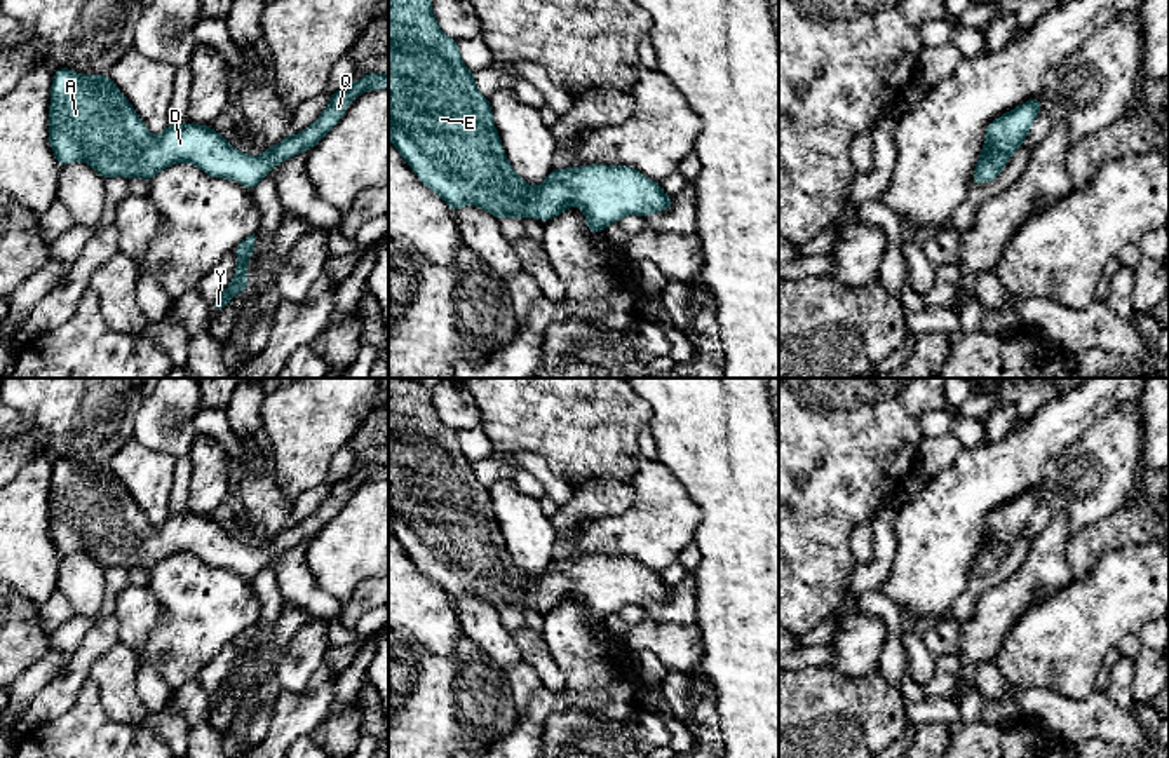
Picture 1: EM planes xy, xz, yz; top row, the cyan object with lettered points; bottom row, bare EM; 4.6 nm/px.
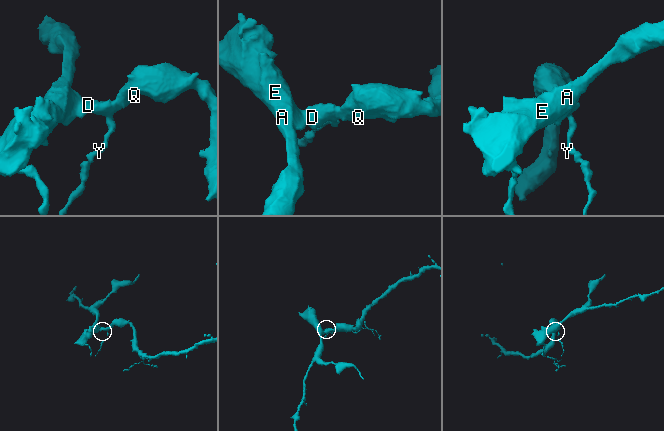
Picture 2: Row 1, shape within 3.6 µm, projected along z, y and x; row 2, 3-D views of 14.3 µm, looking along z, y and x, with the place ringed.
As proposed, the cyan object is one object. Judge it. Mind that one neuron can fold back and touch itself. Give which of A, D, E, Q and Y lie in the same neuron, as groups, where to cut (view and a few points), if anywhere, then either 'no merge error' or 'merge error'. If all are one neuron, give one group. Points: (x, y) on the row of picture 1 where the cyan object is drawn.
A D E Q Y | no cut | no merge error

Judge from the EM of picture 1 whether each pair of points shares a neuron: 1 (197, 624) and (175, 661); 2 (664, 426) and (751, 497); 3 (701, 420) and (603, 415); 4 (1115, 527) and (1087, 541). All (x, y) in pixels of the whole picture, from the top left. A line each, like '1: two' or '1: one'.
1: one
2: one
3: two
4: one

